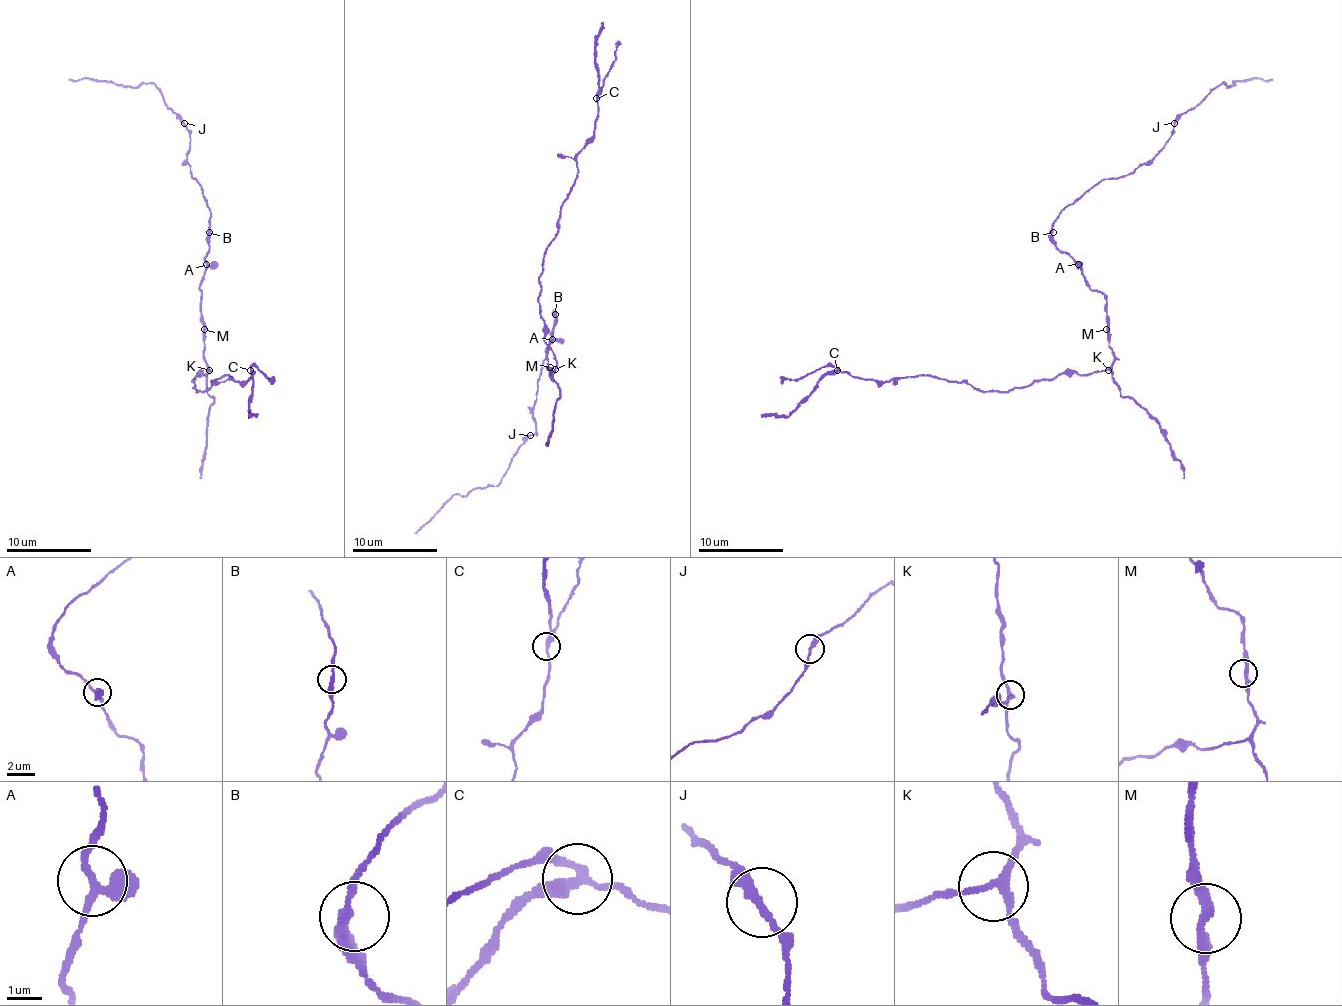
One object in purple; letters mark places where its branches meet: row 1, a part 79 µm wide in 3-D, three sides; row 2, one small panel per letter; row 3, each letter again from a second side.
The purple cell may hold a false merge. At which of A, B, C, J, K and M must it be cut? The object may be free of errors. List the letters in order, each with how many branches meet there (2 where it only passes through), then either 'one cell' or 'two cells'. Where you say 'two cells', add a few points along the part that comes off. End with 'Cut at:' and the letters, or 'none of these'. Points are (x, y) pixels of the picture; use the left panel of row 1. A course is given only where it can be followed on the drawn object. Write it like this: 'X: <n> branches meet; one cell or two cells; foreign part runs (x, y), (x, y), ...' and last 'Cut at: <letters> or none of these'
A: 3 branches meet; one cell
B: 2 branches meet; one cell
C: 3 branches meet; two cells; foreign part runs (251, 370), (249, 416), (257, 414)
J: 2 branches meet; one cell
K: 3 branches meet; one cell
M: 2 branches meet; one cell
Cut at: C

